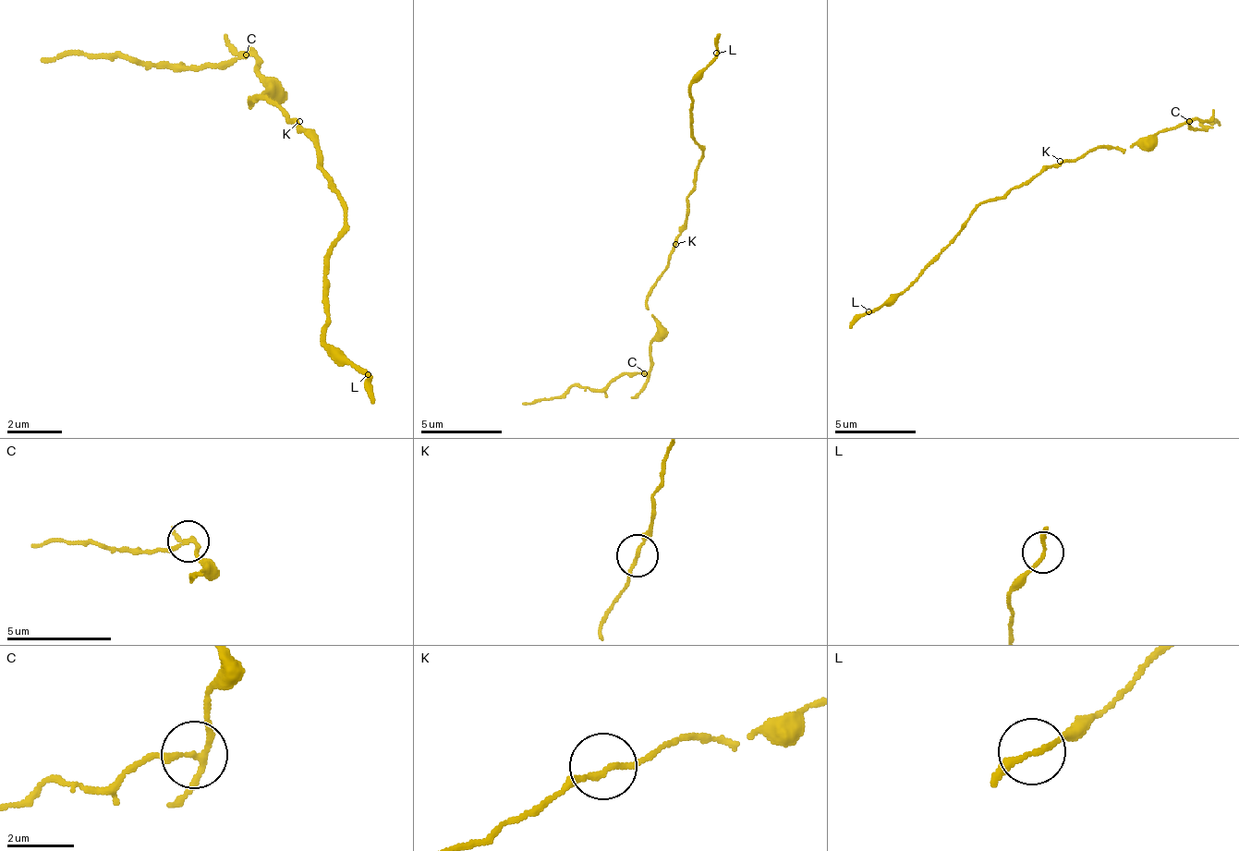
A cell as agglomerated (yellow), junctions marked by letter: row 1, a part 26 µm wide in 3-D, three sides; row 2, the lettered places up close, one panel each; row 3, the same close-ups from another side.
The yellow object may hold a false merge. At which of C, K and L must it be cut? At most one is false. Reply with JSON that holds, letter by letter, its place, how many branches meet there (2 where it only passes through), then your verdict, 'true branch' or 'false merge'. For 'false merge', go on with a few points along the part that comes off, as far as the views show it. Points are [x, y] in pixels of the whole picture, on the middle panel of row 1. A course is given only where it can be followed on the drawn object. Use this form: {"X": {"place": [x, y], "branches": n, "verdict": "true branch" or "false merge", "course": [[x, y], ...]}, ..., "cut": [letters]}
{"C": {"place": [644, 373], "branches": 3, "verdict": "false merge", "course": [[643, 374], [618, 374], [598, 390], [570, 386], [557, 398], [521, 402]]}, "K": {"place": [675, 244], "branches": 2, "verdict": "true branch"}, "L": {"place": [716, 53], "branches": 2, "verdict": "true branch"}, "cut": ["C"]}

